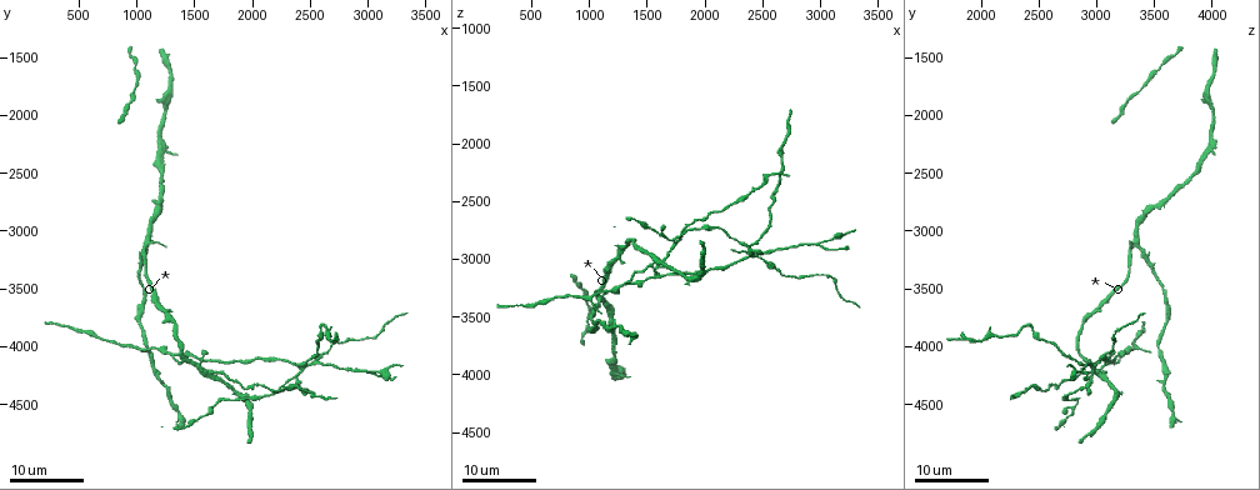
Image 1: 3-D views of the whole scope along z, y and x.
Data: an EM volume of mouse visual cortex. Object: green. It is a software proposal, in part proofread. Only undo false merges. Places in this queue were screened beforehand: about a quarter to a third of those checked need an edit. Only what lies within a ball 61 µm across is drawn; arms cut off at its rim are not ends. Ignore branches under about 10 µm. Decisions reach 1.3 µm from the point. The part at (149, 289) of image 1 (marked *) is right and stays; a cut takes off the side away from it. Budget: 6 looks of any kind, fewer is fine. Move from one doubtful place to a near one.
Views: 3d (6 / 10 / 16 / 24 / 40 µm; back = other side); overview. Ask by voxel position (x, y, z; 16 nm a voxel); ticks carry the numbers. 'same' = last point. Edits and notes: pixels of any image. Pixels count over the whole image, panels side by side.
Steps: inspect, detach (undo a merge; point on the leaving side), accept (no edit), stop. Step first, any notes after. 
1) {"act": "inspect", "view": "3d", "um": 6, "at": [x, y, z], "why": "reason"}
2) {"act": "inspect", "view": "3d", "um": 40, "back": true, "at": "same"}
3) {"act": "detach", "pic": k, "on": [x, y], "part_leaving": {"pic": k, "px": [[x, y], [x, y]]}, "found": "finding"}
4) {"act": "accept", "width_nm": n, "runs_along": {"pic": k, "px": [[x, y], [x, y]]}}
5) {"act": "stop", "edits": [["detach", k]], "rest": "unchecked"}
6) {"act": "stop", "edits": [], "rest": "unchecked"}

{"act": "inspect", "view": "3d", "um": 16, "at": [1960, 4360, 2660], "why": "calibre changes"}

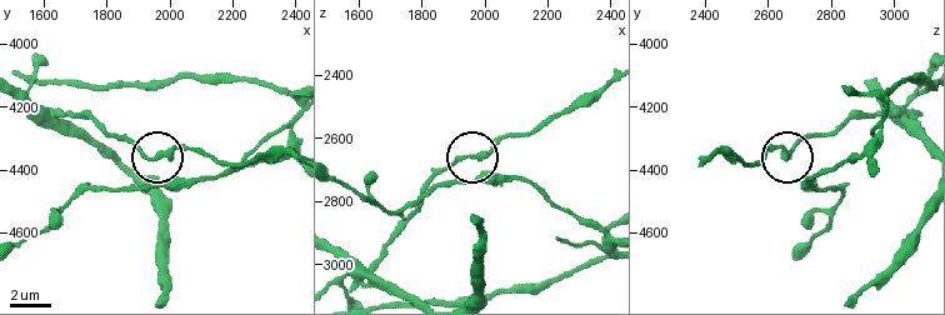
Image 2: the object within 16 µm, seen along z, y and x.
{"act": "inspect", "view": "3d", "um": 10, "at": [1940, 4360, 2660]}

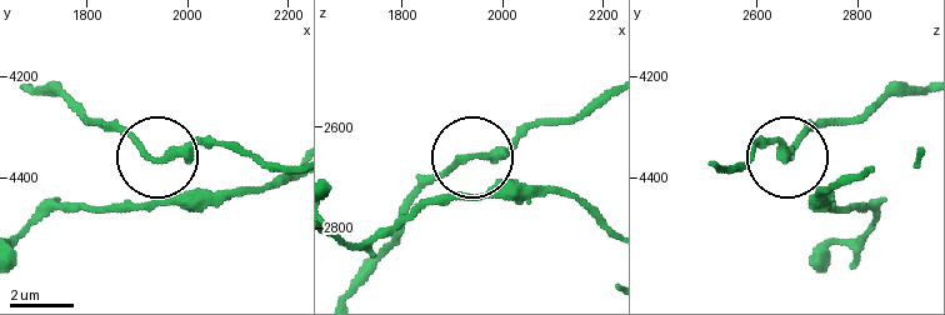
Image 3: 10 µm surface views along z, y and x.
{"act": "accept", "runs_along": {"pic": 3, "px": [[345, 290], [418, 194], [536, 124]]}, "found": "all the same neuron"}

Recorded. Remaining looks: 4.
{"act": "inspect", "view": "3d", "um": 24, "at": [2420, 4220, 2980], "why": "looks like a crossing"}

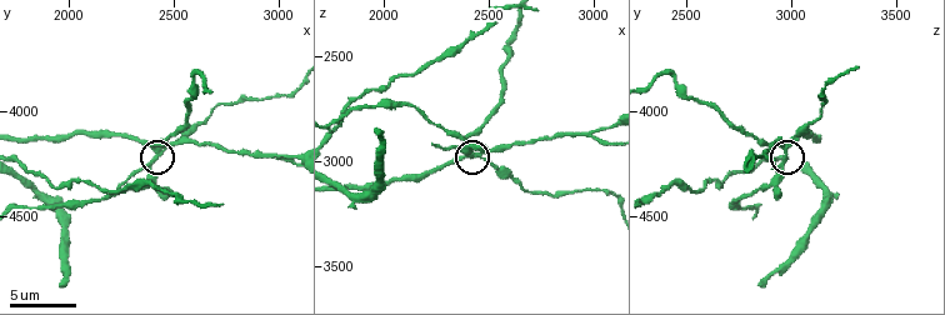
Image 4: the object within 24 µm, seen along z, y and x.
{"act": "inspect", "view": "3d", "um": 6, "at": [2420, 4220, 2980]}

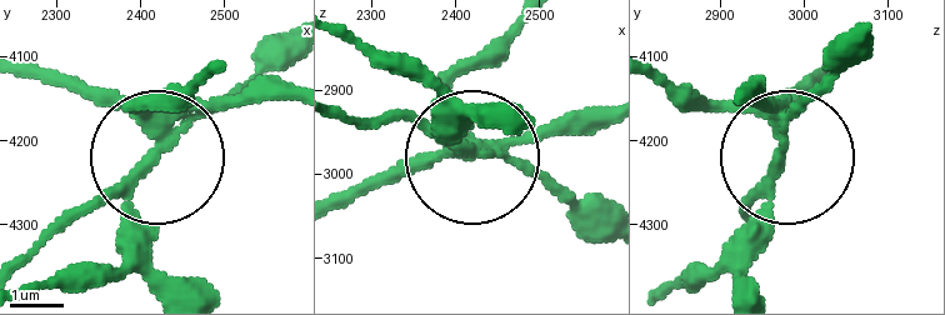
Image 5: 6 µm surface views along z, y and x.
{"act": "detach", "pic": 5, "on": [90, 204], "side_arm_um": 20, "arms": 4, "found": "two neurons meet here"}

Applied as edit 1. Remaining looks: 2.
{"act": "inspect", "view": "3d", "um": 16, "at": [2390, 4340, 2430], "why": "calibre changes"}

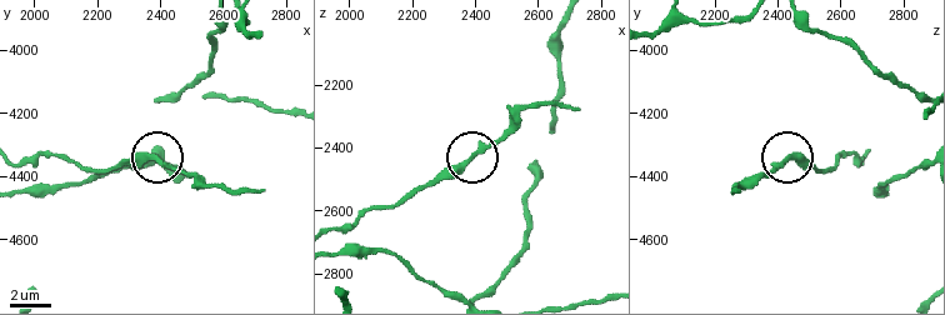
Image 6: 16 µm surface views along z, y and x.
{"act": "accept", "width_nm": 270, "found": "all the same neuron"}

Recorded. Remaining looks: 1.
{"act": "stop", "edits": [["detach", 5]], "rest": "unchecked"}

